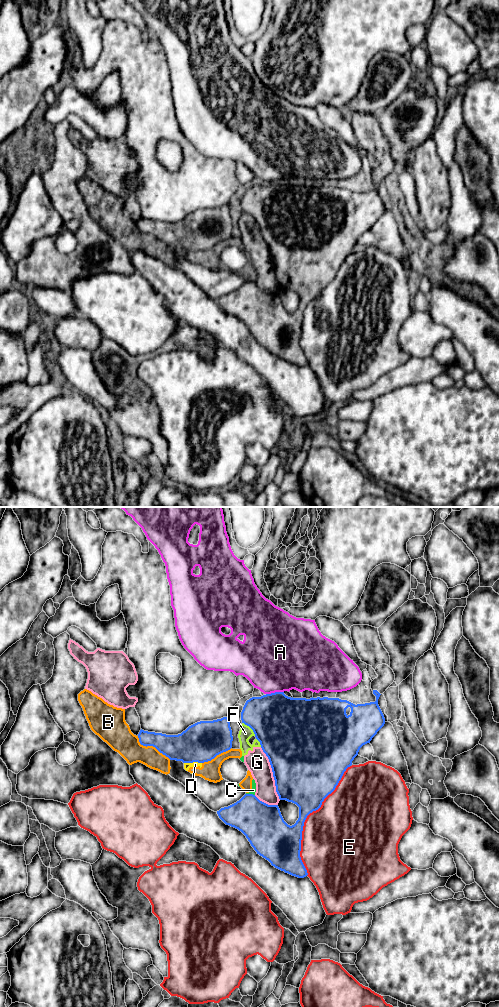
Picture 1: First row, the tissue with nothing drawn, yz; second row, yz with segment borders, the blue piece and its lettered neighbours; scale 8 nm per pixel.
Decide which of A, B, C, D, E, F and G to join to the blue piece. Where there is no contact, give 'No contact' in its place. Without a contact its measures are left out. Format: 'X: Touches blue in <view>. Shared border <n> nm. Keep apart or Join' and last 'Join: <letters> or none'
A: Touches blue in yz. Shared border 150 nm. Keep apart
B: Touches blue in yz. Shared border 320 nm. Keep apart
C: Touches blue in yz. Shared border 70 nm. Keep apart
D: Touches blue in yz. Shared border 140 nm. Keep apart
E: Touches blue in yz. Shared border 950 nm. Keep apart
F: Touches blue in yz. Shared border 160 nm. Keep apart
G: Touches blue in yz. Shared border 460 nm. Keep apart
Join: none

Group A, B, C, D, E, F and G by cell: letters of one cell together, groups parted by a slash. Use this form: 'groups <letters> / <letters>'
groups A / B C D / E / F G

